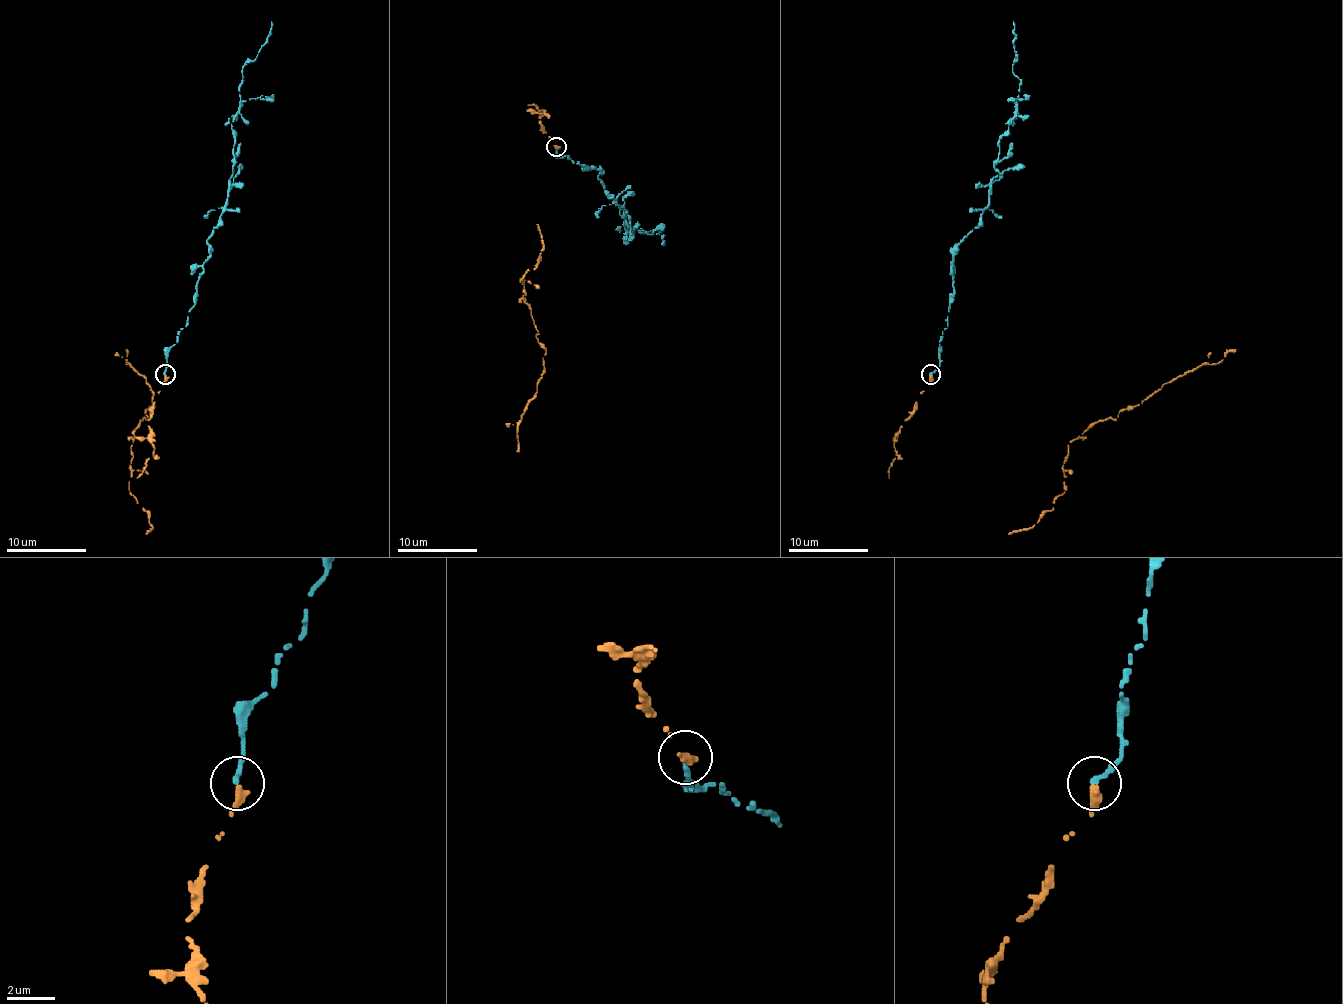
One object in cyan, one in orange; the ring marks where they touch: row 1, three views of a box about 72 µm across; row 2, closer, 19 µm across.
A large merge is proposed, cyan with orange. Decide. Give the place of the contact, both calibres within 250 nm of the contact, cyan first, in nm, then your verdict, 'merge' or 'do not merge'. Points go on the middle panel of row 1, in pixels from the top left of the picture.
at (556, 147); 260 nm thick on the cyan side, 380 nm on the other; do not merge

